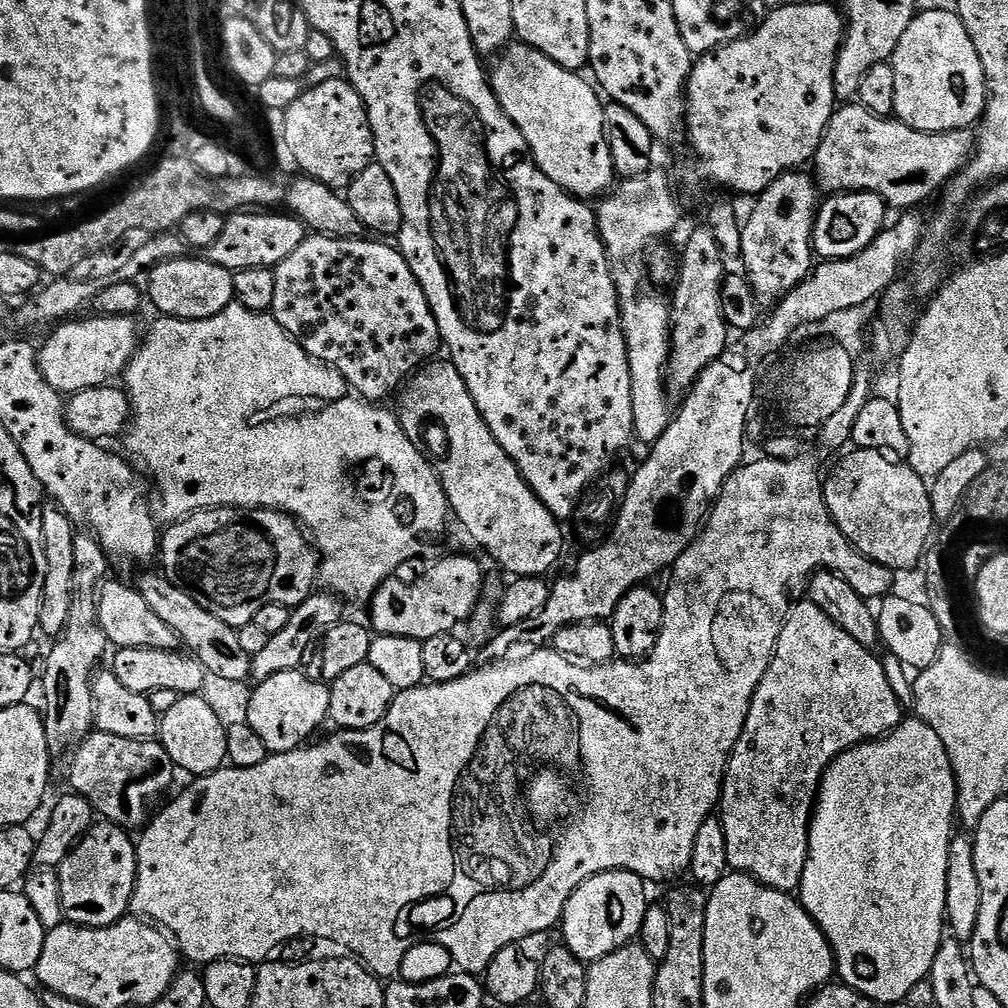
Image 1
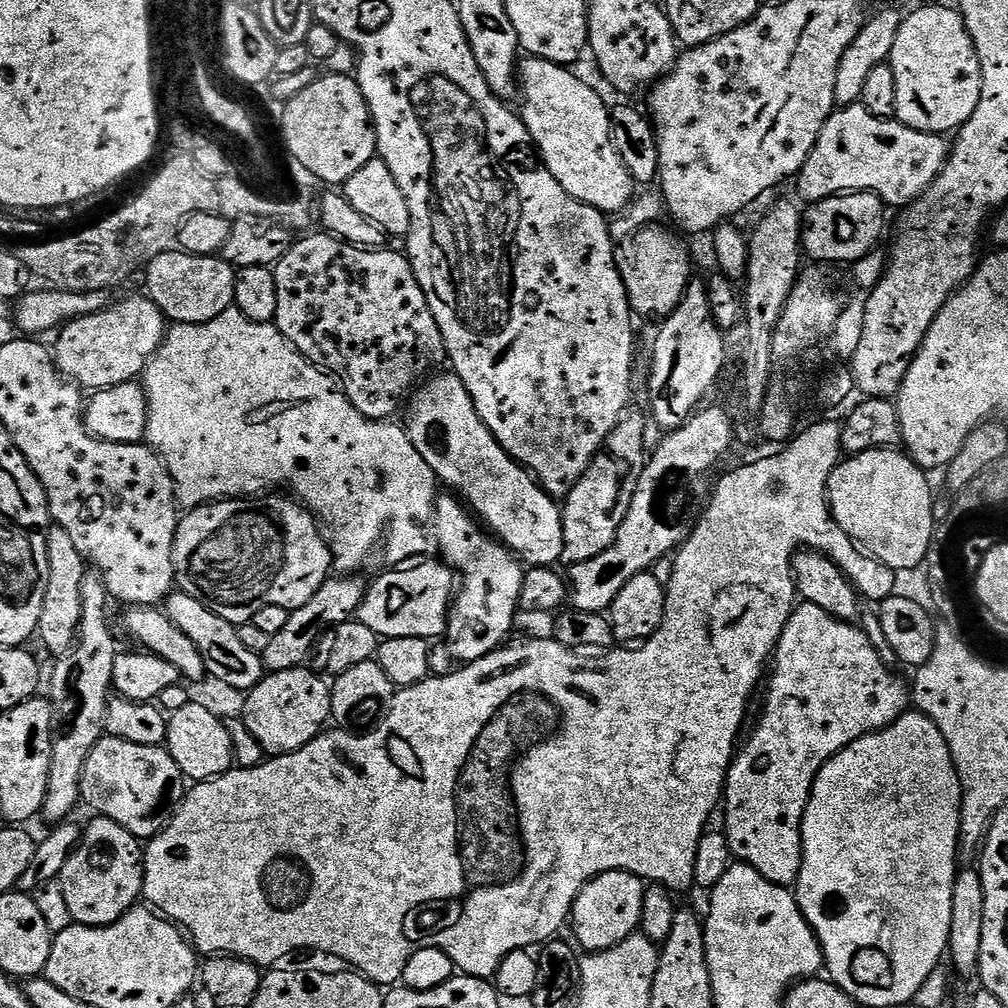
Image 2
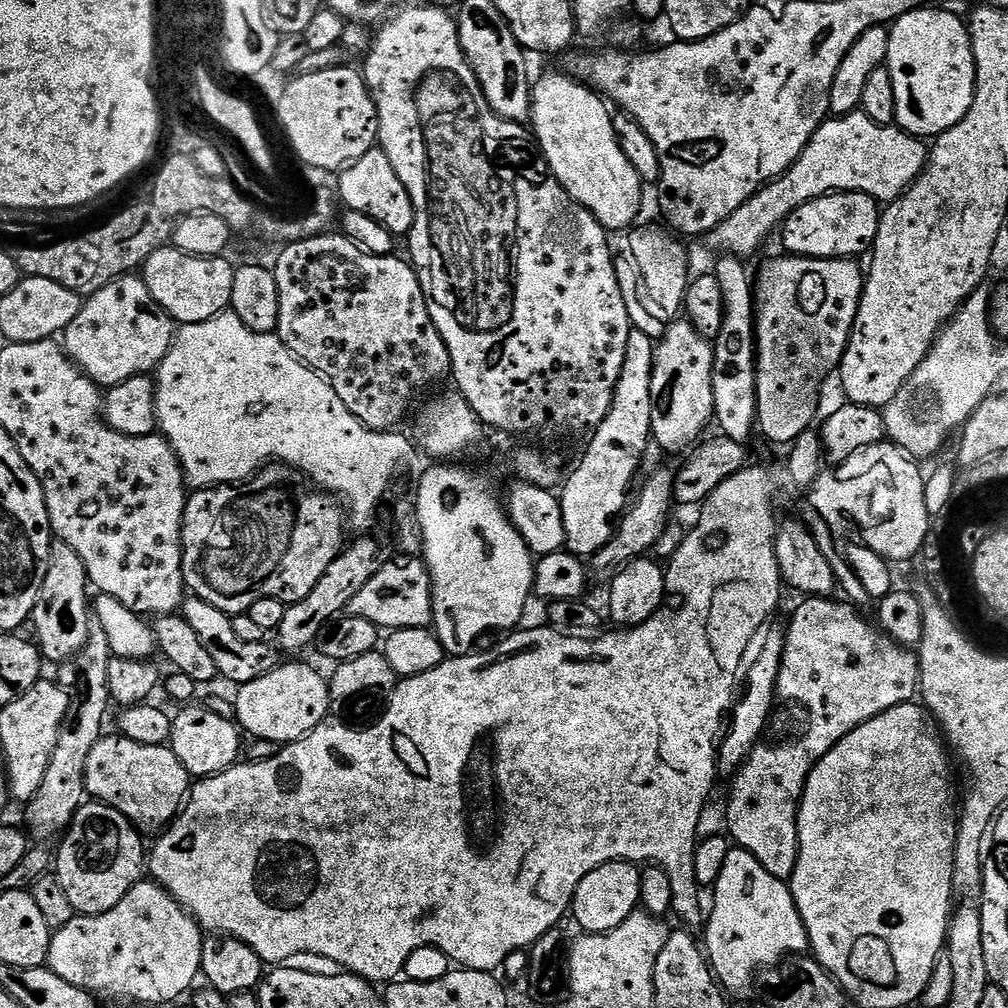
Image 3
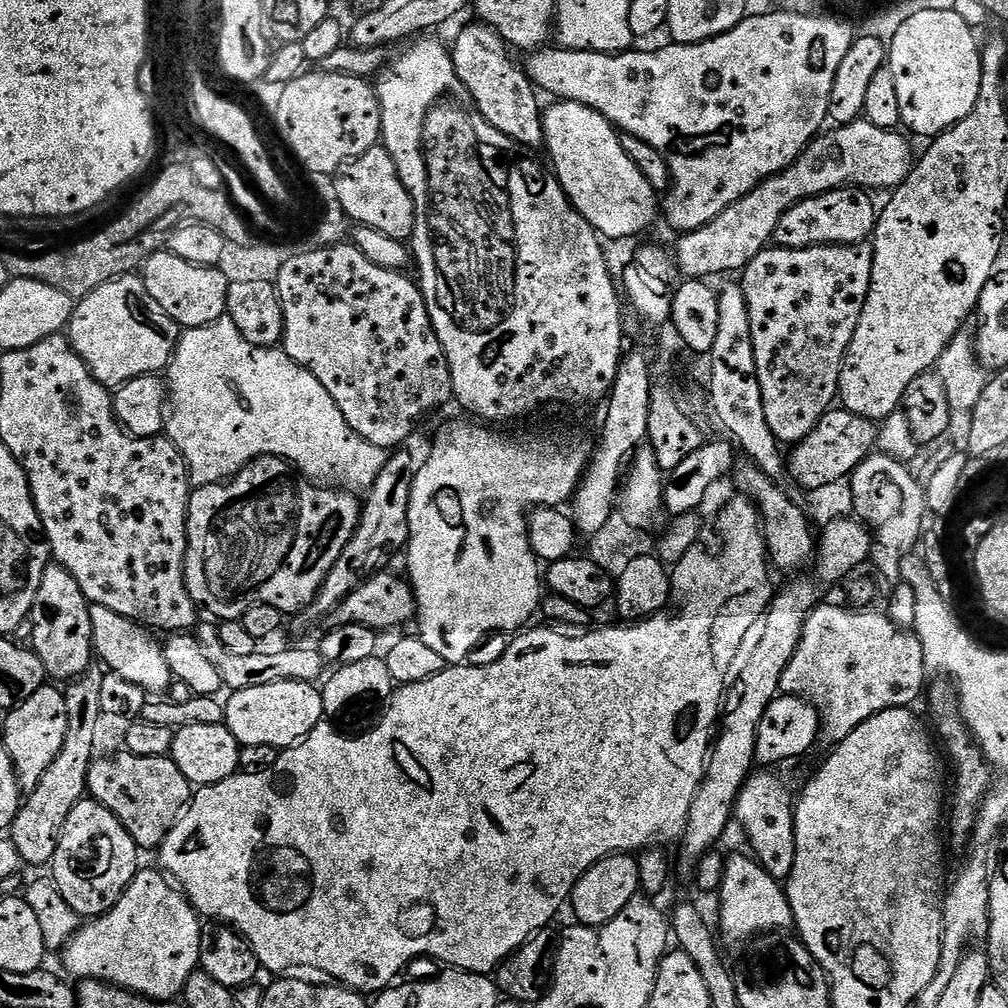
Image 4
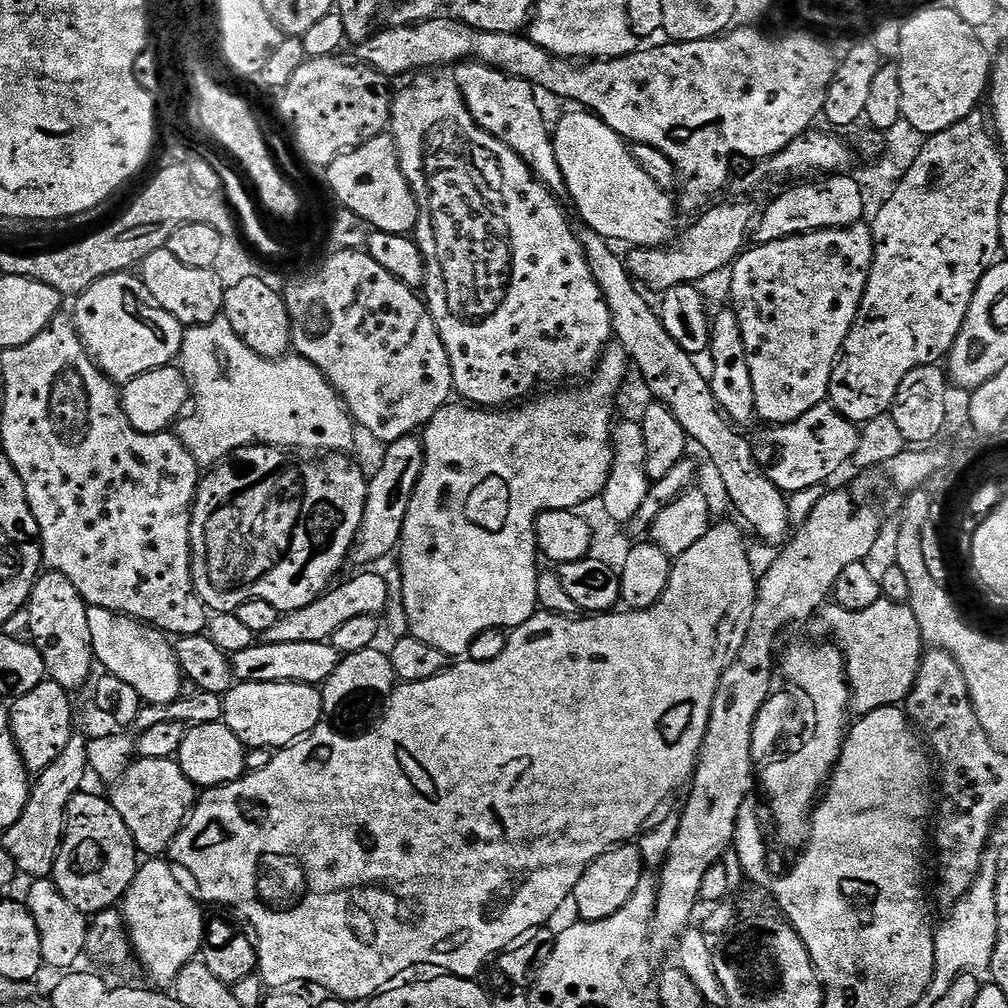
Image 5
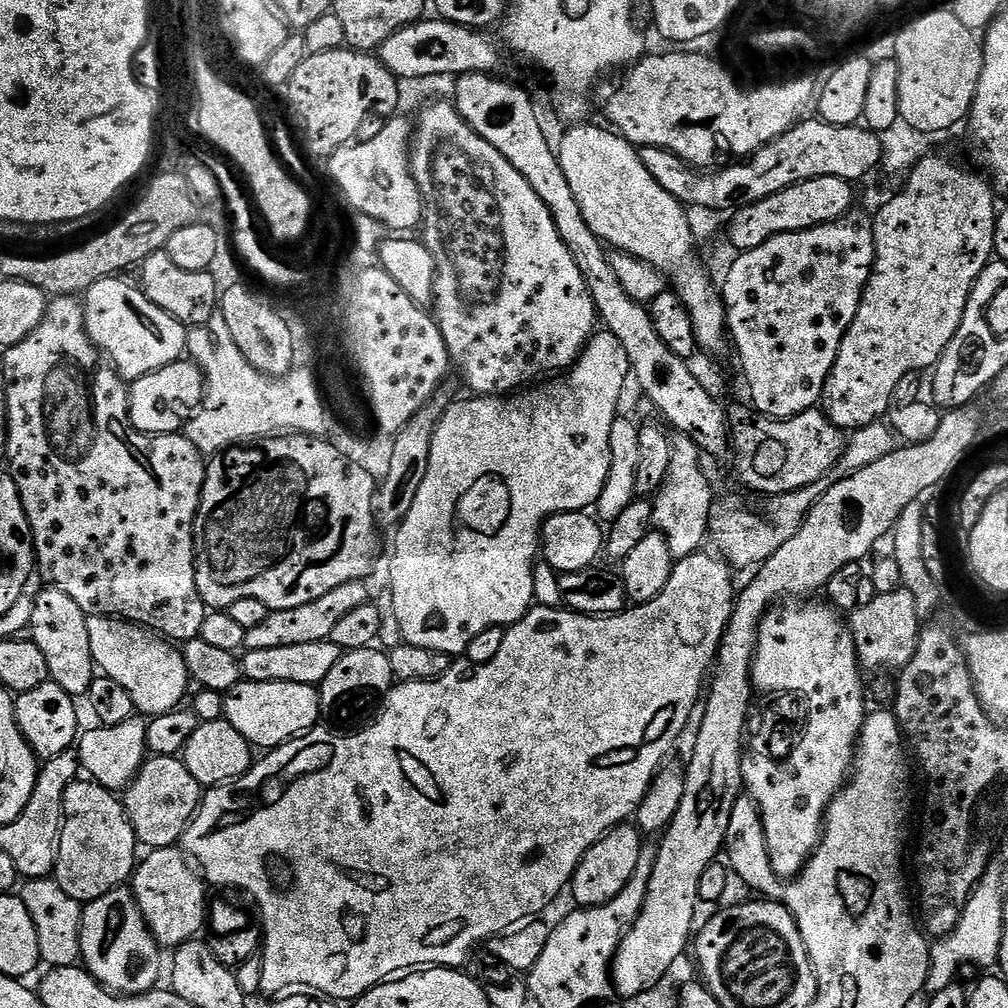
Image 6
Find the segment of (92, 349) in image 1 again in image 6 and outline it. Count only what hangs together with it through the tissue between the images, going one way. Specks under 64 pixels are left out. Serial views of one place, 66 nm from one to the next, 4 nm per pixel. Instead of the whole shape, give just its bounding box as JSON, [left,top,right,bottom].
[83,275,189,382]

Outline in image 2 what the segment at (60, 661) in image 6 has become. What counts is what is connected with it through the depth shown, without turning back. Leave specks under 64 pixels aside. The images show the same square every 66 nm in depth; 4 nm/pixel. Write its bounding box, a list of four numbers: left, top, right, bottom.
[38,526,86,654]

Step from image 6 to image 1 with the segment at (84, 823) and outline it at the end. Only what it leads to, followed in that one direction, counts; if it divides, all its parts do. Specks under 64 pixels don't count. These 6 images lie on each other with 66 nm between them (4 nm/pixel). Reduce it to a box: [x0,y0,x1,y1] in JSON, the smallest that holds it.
[58,822,136,928]

